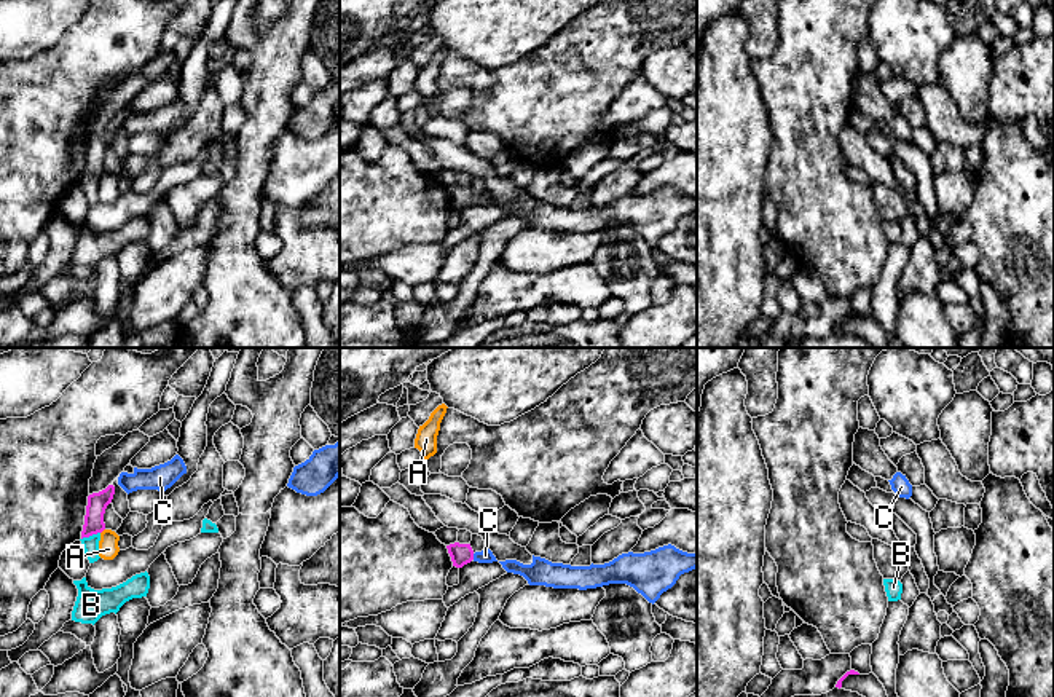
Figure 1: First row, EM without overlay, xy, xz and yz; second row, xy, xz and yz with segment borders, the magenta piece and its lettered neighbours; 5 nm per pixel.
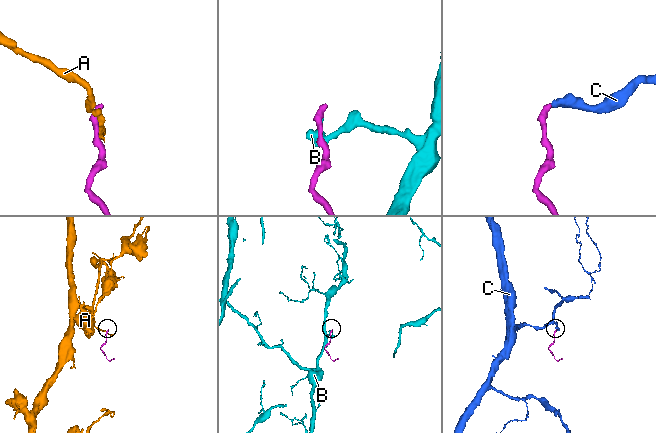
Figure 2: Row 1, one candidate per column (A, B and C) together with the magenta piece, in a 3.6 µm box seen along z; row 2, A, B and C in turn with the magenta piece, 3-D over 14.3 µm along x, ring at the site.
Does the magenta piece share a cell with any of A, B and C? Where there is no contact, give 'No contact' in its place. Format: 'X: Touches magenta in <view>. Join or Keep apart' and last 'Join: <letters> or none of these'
A: Touches magenta in xy. Keep apart
B: Touches magenta in xy. Keep apart
C: Touches magenta in xz. Join
Join: C

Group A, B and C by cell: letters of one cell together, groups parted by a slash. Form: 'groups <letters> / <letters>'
groups A / B / C

